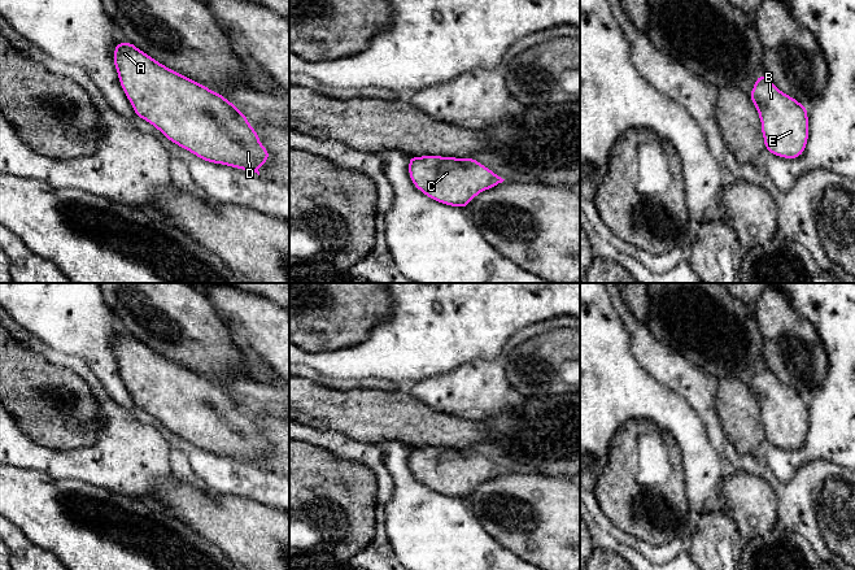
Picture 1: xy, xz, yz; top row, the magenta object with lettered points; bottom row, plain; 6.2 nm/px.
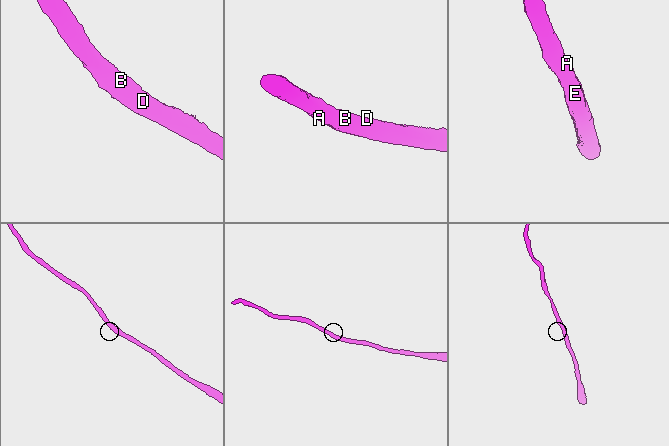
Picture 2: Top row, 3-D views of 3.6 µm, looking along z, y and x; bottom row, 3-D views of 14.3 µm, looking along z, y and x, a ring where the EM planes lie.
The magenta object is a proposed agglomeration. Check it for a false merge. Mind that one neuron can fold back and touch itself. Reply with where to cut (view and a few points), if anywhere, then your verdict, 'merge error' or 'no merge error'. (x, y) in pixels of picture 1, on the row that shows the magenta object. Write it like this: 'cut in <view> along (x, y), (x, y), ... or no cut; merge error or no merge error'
no cut; no merge error

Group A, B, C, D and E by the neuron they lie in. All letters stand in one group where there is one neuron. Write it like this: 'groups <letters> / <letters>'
groups A B C D E

